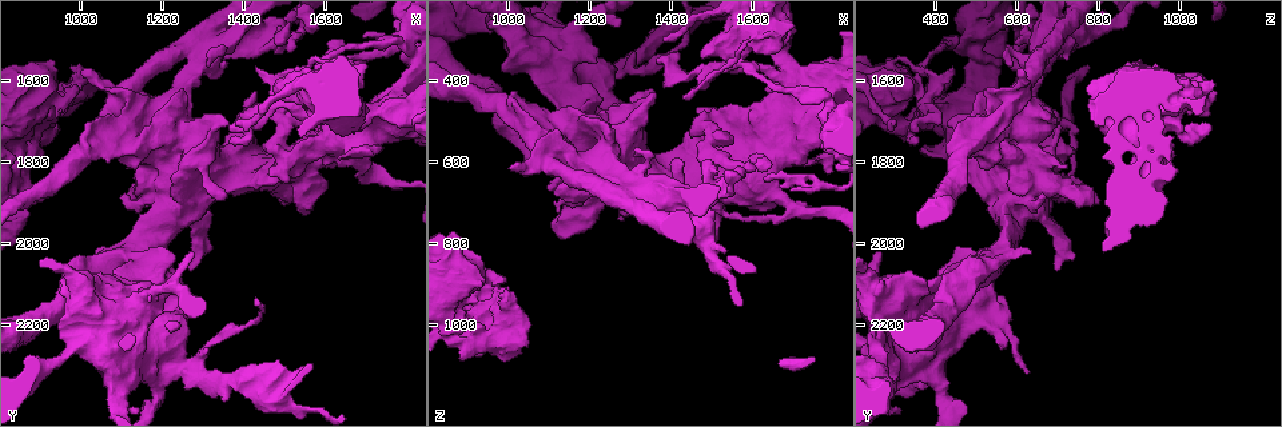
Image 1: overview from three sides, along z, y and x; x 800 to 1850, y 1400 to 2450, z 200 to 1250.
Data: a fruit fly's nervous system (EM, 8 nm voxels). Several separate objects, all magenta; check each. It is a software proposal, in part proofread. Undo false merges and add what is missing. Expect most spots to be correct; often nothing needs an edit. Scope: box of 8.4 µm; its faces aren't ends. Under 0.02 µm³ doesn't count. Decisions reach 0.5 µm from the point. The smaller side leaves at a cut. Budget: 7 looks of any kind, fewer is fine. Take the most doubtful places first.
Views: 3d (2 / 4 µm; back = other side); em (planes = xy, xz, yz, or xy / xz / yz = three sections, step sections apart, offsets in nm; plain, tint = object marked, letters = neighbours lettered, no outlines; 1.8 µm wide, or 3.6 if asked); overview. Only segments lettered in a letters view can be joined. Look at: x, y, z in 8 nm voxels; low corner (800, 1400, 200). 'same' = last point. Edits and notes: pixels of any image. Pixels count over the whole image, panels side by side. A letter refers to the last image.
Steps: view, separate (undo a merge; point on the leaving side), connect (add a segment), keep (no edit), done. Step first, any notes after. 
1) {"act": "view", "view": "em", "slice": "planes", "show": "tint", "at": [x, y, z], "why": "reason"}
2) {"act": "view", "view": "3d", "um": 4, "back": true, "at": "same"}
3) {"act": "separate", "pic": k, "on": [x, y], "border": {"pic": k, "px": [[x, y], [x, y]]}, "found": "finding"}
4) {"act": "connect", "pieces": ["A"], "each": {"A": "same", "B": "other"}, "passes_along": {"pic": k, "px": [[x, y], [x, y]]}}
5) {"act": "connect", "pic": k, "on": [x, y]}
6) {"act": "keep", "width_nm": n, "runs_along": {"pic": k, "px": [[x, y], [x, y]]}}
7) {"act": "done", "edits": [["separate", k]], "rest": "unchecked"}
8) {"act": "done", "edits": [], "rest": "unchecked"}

{"act": "view", "view": "em", "um": 3.6, "slice": "yz", "step": 16, "show": "letters", "at": [1240, 1805, 560], "why": "abrupt turn"}

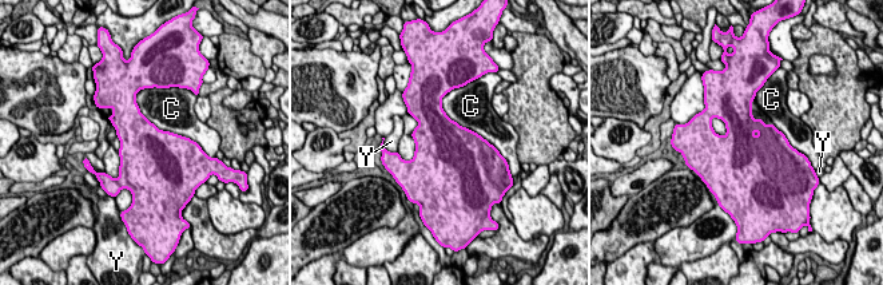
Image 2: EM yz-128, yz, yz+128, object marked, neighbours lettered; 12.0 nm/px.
{"act": "keep", "longest_contact_nm": ["C", 800], "each": {"C": "other", "Y": "other"}, "border": {"pic": 2, "px": [[135, 97], [159, 129], [185, 137]]}, "found": "one neuron here"}

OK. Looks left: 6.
{"act": "view", "view": "3d", "um": 4, "at": [1335, 1510, 685], "why": "touches itself"}

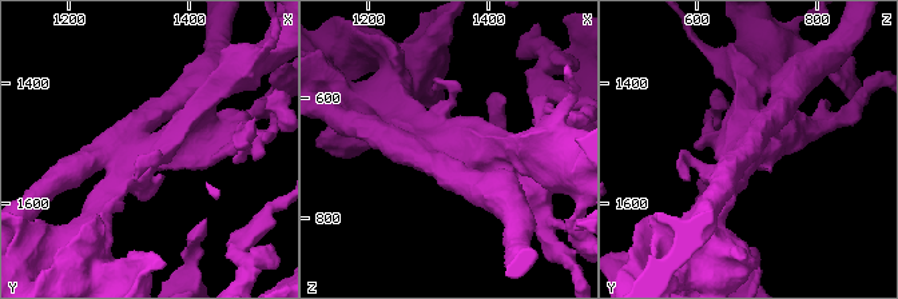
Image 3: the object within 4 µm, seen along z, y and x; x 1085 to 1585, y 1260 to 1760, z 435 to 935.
{"act": "view", "view": "em", "slice": "xy", "step": 4, "show": "tint", "at": [1335, 1510, 690]}

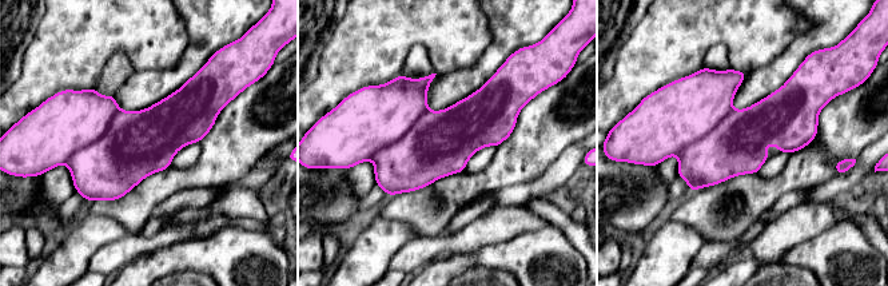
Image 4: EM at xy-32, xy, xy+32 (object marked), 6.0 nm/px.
{"act": "view", "view": "em", "slice": "xy", "step": 4, "show": "letters", "at": "same", "why": "see the neighbours"}

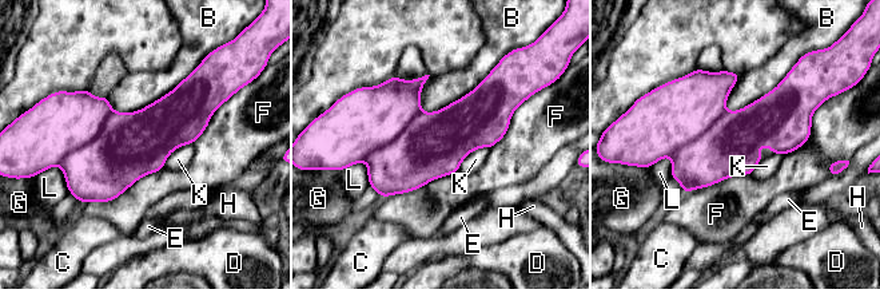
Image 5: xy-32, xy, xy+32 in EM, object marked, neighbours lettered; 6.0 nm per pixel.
{"act": "keep", "longest_contact_nm": ["F", 550], "each": {"B": "other", "C": "other", "D": "other", "E": "other", "F": "other", "G": "other", "H": "other", "K": "other", "L": "other"}, "border": {"pic": 5, "px": [[496, 66], [460, 98], [421, 110]]}, "found": "all the same neuron"}

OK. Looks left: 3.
{"act": "view", "view": "3d", "um": 4, "at": [1125, 2140, 355], "why": "touches itself"}

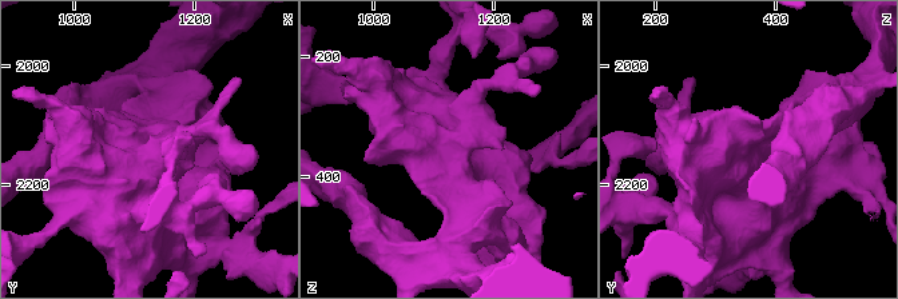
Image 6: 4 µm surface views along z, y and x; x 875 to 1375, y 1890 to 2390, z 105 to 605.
{"act": "view", "view": "em", "um": 3.6, "slice": "planes", "show": "tint", "at": [1130, 2140, 360]}

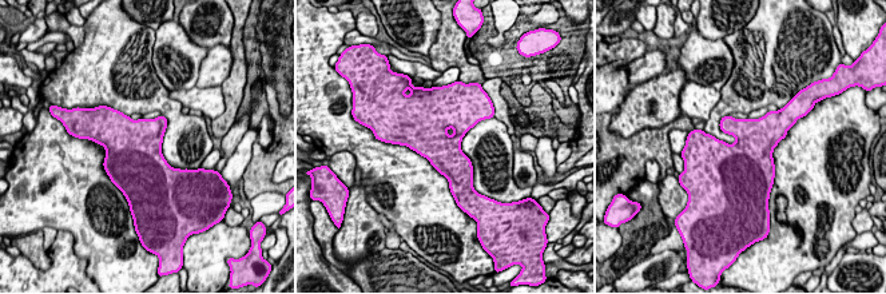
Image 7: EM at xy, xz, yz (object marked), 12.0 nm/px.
{"act": "view", "view": "em", "um": 3.6, "slice": "planes", "show": "letters", "at": "same", "why": "what lies round it"}

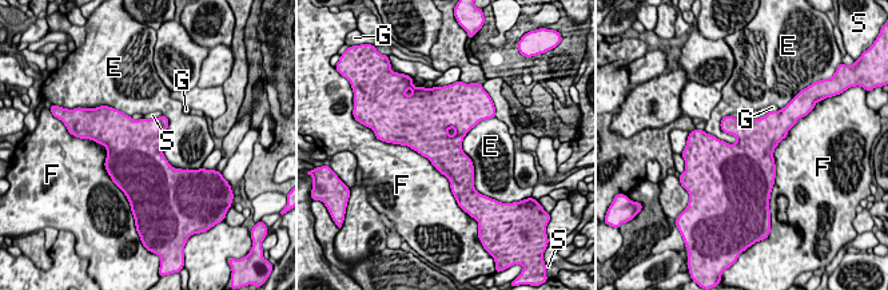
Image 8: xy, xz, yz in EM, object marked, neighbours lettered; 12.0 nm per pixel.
{"act": "keep", "each": {"E": "other", "F": "other", "G": "other", "S": "other"}, "border": {"pic": 8, "px": [[703, 130], [729, 143], [737, 140]]}, "found": "continuous, no second neuron"}

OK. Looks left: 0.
{"act": "done", "edits": [], "rest": "unchecked"}

